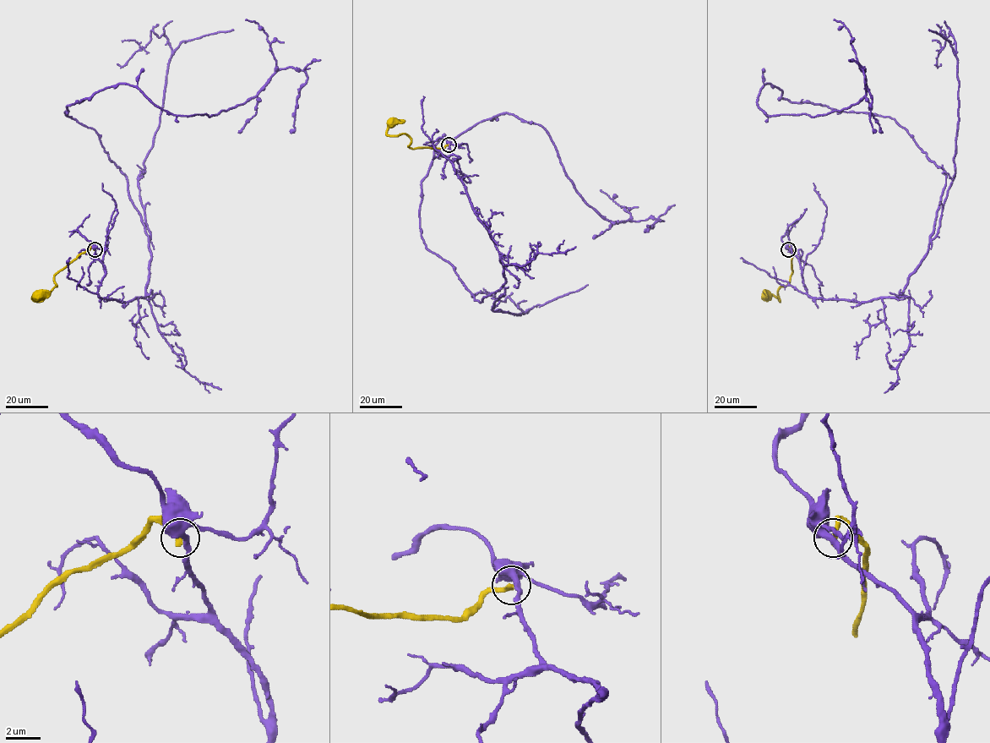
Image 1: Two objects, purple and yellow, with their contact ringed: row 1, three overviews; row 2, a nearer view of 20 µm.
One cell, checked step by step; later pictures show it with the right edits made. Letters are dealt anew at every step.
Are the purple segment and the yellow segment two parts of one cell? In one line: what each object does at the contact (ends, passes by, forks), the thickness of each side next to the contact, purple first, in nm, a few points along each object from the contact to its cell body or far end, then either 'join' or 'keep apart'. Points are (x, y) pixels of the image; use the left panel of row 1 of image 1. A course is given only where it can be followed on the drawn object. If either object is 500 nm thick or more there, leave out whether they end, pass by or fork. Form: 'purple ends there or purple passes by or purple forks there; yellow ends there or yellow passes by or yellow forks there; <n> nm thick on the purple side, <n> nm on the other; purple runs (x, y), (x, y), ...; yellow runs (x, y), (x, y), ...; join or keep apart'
purple passes by; yellow ends there; 360 nm thick on the purple side, 360 nm on the other; purple runs (95, 249), (100, 297), (145, 296), (127, 177), (67, 106), (125, 84), (209, 117), (292, 67), (290, 131); yellow runs (95, 249), (80, 254), (62, 269), (54, 276), (57, 285), (41, 301), (35, 302), (32, 297), (39, 294); keep apart

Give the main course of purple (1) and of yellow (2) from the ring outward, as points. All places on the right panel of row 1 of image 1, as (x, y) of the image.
1: (788, 249), (812, 297), (902, 292), (943, 170), (889, 117), (758, 96), (841, 110), (864, 67), (876, 131)
2: (788, 249), (792, 250), (790, 281), (778, 290), (780, 302), (770, 294), (765, 294)

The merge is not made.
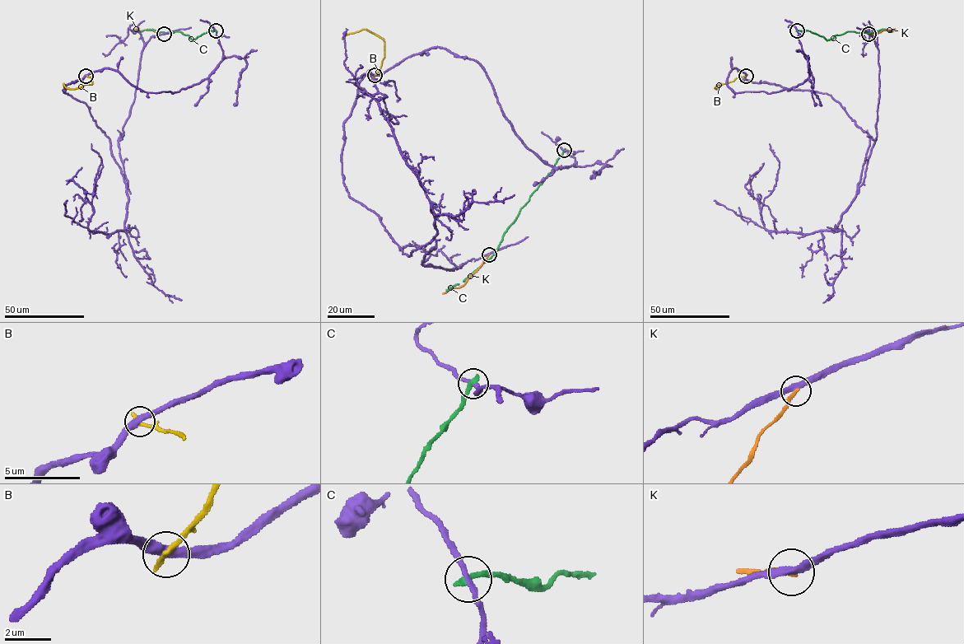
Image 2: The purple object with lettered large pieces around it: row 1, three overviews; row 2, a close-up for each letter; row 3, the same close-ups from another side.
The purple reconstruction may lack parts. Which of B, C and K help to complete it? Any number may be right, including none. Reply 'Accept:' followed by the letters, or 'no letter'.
Accept: no letter

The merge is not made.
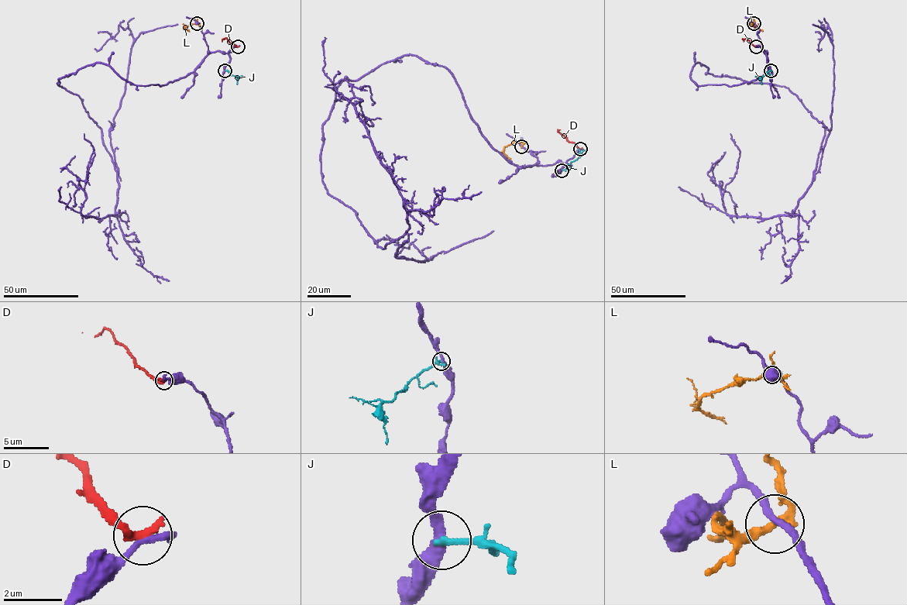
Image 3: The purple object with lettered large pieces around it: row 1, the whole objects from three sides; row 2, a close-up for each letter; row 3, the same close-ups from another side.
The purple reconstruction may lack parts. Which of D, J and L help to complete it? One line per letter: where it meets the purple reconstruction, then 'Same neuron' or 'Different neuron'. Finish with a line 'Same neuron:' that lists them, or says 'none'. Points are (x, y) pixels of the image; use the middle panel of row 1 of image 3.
D: Touches purple at (580, 149). Different neuron
J: Touches purple at (561, 170). Different neuron
L: Touches purple at (521, 146). Different neuron
Same neuron: none

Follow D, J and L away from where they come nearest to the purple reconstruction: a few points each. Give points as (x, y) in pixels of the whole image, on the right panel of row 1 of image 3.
D: (756, 46), (747, 38), (743, 41)
J: (771, 70), (760, 77), (756, 75)
L: (754, 23), (751, 24), (763, 31)

